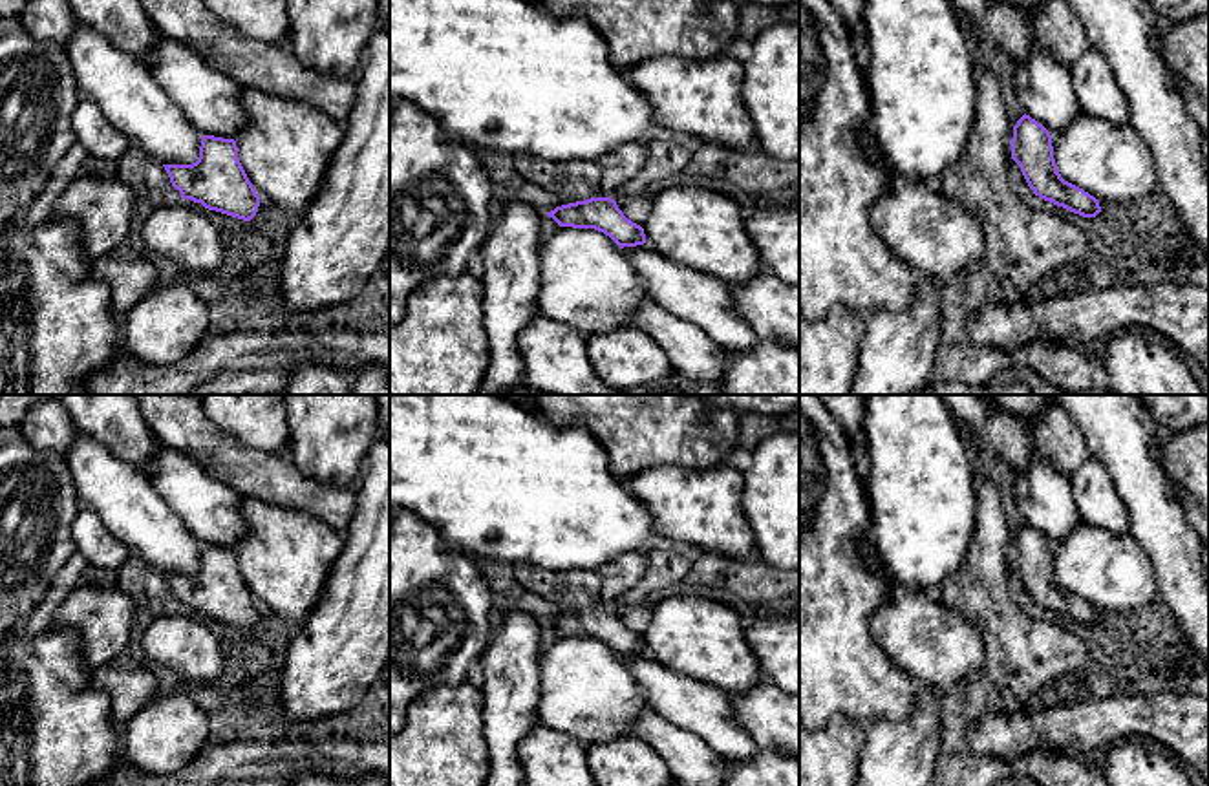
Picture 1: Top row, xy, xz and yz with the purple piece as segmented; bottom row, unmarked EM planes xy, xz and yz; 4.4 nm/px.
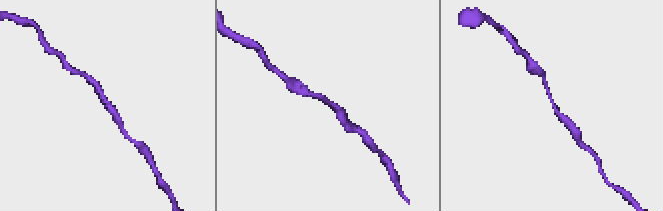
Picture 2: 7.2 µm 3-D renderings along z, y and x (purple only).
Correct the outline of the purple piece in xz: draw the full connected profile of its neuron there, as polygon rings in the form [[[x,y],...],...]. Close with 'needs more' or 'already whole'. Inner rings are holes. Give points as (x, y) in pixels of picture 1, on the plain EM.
[[[591,607],[547,621],[560,636],[594,638],[620,658],[646,653],[644,638],[624,625],[611,607]]]; already whole

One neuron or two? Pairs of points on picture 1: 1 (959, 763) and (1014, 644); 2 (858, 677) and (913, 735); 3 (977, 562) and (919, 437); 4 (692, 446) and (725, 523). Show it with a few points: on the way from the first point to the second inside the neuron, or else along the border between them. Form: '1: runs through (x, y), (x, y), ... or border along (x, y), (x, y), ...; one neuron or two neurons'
1: runs through (957, 733), (957, 717), (1001, 673); one neuron
2: border along (919, 684), (908, 717), (873, 721), (858, 730); two neurons
3: border along (977, 503), (977, 525), (964, 560), (946, 582); two neurons
4: border along (727, 463), (706, 468), (659, 467); two neurons

